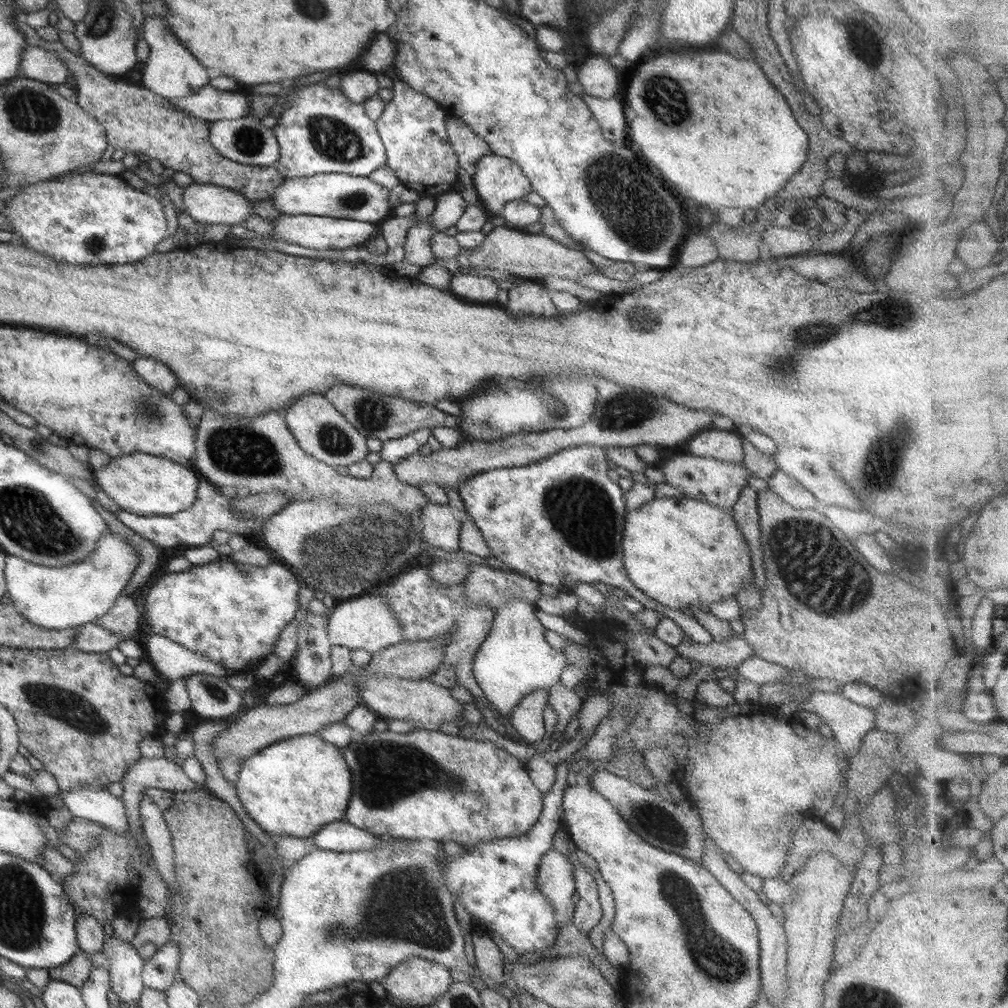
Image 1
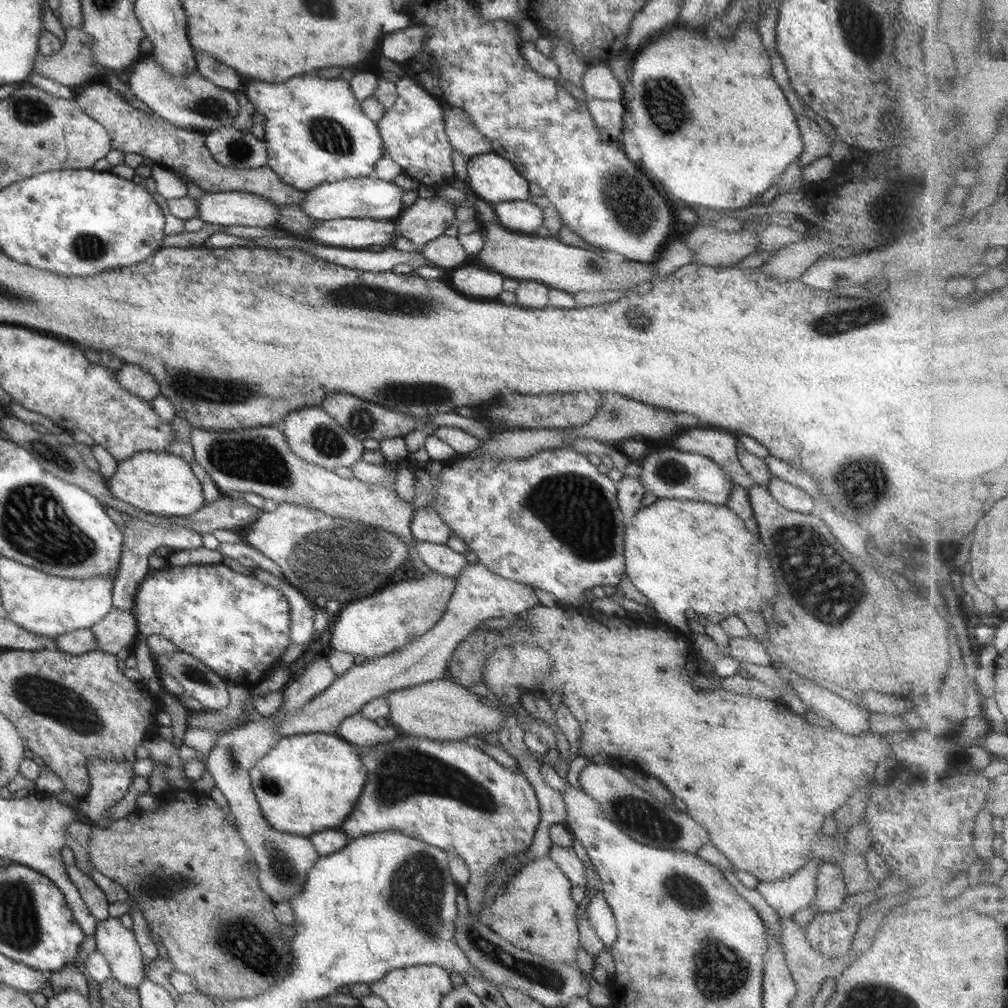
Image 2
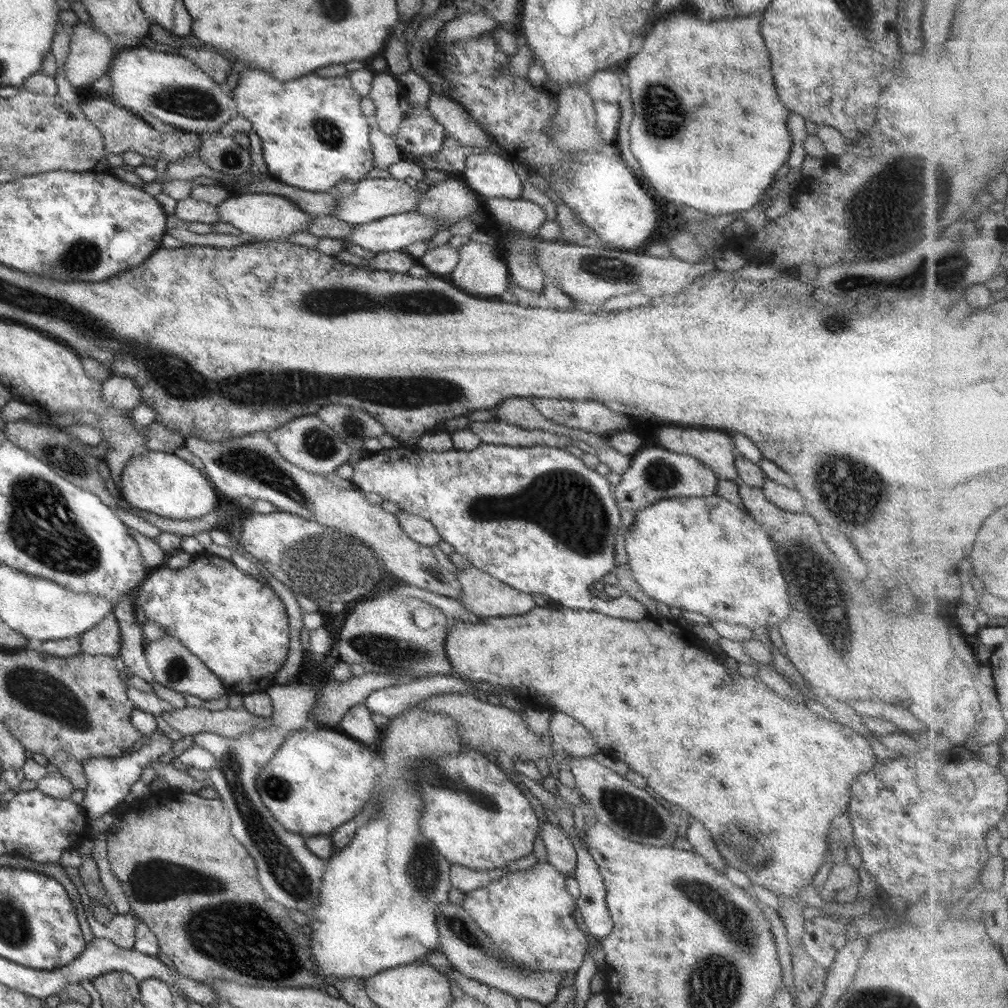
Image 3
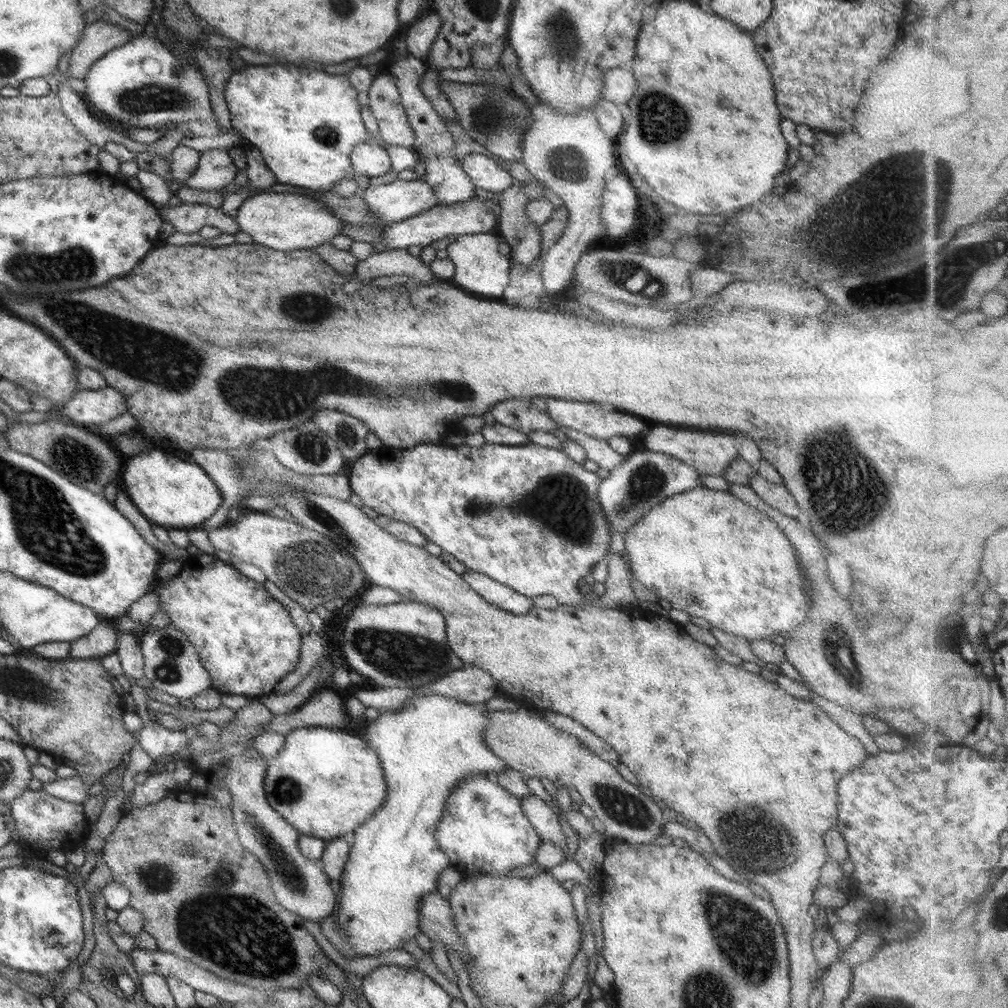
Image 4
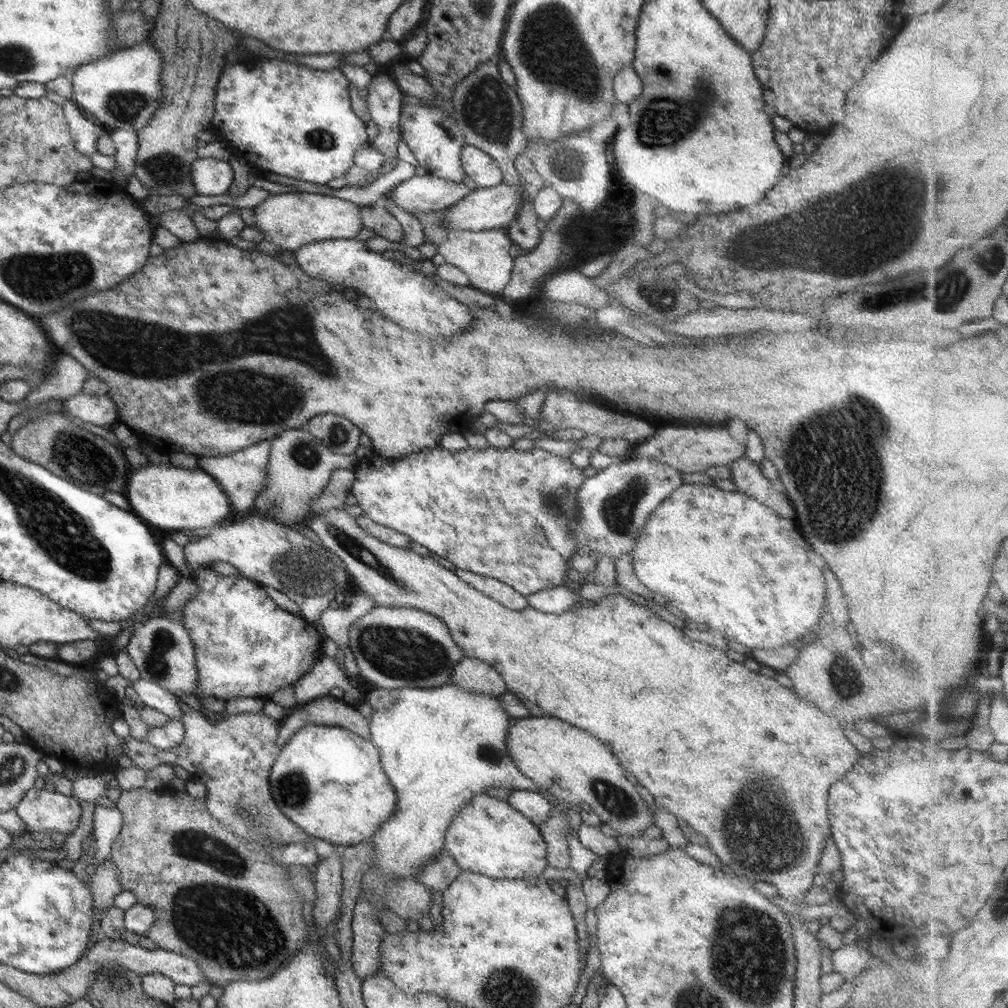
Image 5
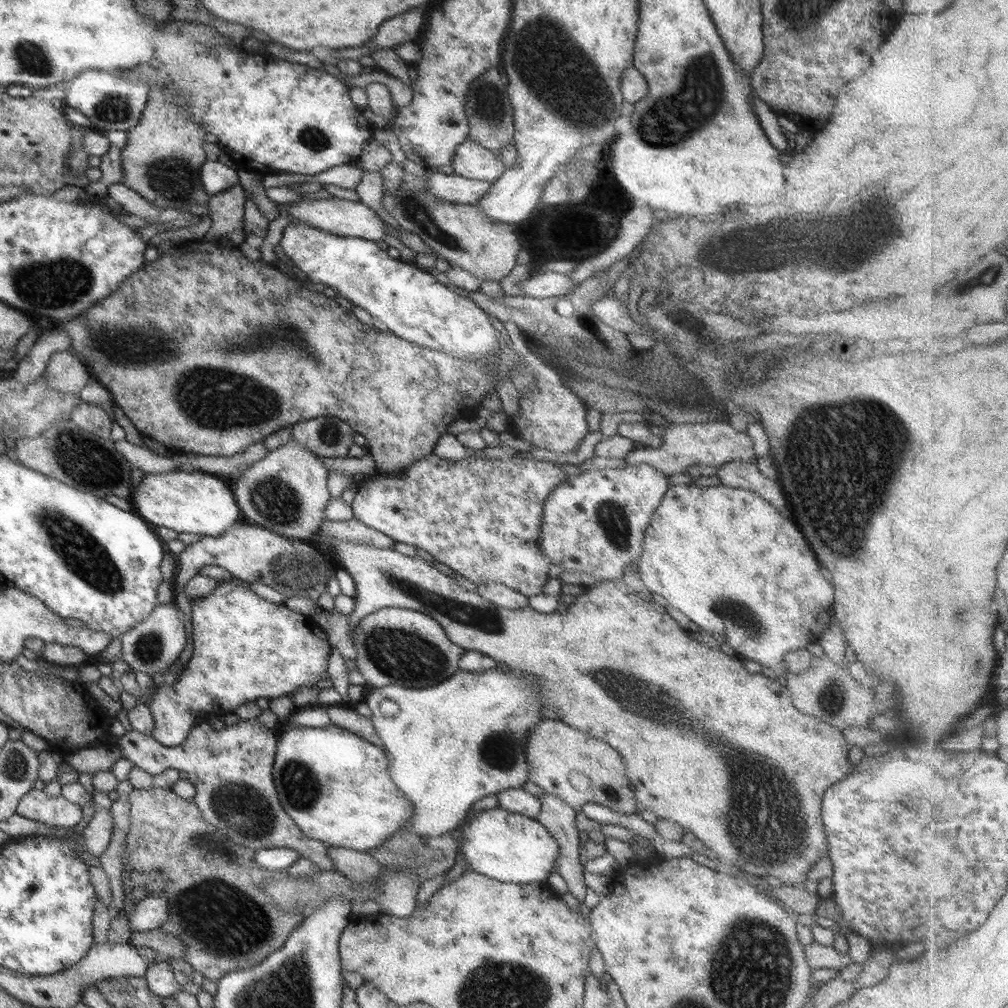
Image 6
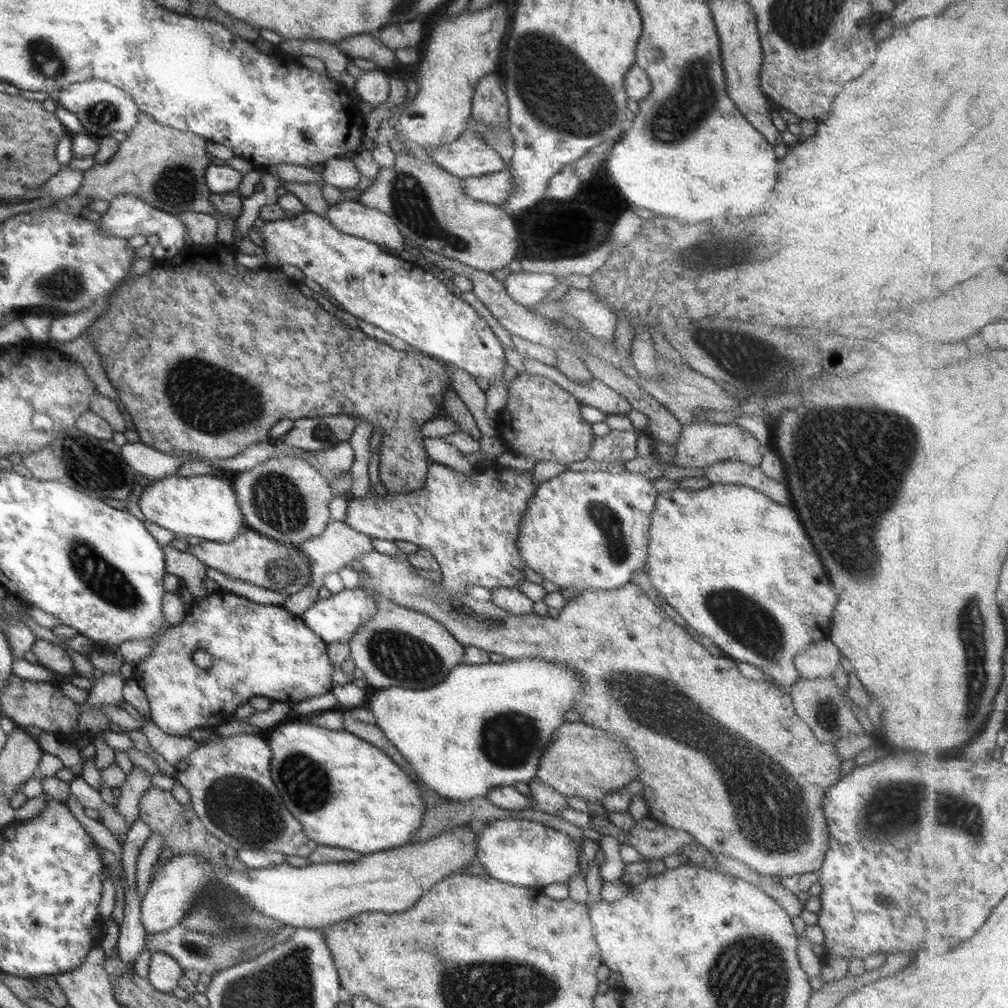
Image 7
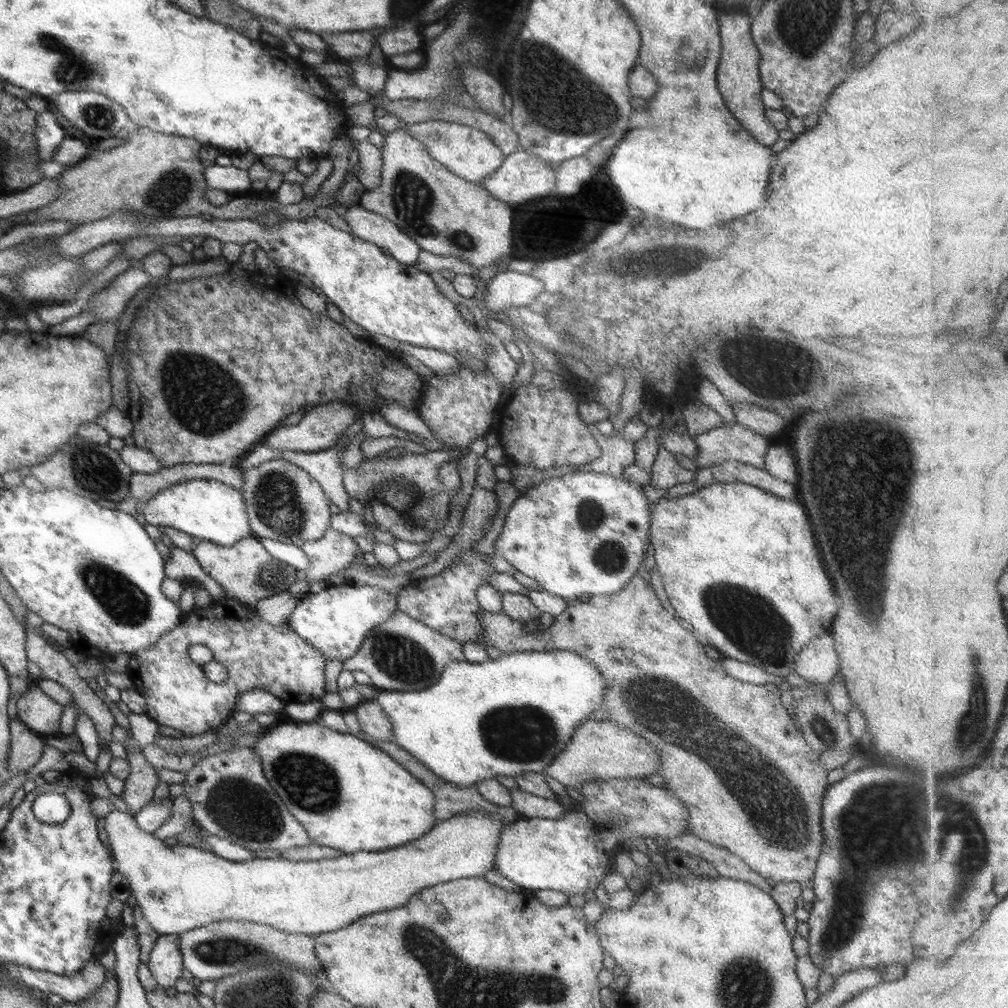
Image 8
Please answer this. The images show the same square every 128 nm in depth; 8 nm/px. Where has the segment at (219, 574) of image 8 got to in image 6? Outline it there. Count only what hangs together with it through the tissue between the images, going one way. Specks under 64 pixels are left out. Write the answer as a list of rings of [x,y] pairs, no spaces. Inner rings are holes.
[[[238,522],[215,538],[200,536],[198,541],[185,546],[176,559],[179,568],[173,580],[173,603],[183,614],[185,623],[191,622],[191,600],[184,588],[203,566],[217,566],[226,570],[232,577],[248,583],[262,582],[280,592],[285,599],[310,598],[315,604],[319,594],[326,590],[328,576],[335,572],[332,562],[323,558],[310,542],[285,538],[260,526]]]

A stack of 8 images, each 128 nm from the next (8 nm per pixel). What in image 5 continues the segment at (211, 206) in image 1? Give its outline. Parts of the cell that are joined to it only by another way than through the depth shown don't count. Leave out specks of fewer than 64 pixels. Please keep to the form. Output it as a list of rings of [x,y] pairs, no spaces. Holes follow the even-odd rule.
[[[298,191],[269,194],[261,203],[251,206],[255,226],[264,240],[293,252],[305,243],[325,239],[353,239],[364,227],[359,218],[360,208],[337,197]]]

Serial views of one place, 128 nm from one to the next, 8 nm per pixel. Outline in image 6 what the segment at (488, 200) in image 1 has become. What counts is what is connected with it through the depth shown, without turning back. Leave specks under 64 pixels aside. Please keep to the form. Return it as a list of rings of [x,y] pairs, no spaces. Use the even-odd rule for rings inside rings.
[[[466,138],[453,149],[448,172],[466,179],[493,183],[506,166],[491,151]]]

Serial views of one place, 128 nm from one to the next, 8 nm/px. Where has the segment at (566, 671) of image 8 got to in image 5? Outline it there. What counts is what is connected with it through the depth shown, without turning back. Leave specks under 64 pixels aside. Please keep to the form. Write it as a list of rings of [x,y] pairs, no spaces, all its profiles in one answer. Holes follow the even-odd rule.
[[[451,682],[437,687],[428,689],[410,689],[409,687],[398,689],[374,689],[365,696],[365,703],[369,704],[372,710],[371,719],[369,723],[369,730],[371,741],[379,751],[380,765],[389,779],[391,786],[396,792],[397,802],[394,813],[378,828],[378,831],[371,836],[371,842],[374,844],[374,864],[370,867],[375,867],[380,870],[380,873],[386,878],[394,879],[395,877],[411,877],[415,879],[414,874],[418,871],[427,859],[430,859],[435,853],[444,846],[444,834],[448,829],[452,818],[458,813],[458,810],[469,802],[474,796],[483,794],[487,788],[507,788],[515,790],[537,791],[536,784],[529,780],[521,771],[515,766],[512,758],[508,753],[508,728],[510,727],[510,716],[505,713],[497,696],[483,696],[483,694],[473,694],[473,692],[465,692],[463,688],[452,685]]]

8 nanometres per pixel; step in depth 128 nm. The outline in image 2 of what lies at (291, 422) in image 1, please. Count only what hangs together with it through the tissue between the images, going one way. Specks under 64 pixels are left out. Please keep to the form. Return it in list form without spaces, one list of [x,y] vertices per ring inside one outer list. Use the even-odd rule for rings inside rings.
[[[310,406],[288,413],[278,426],[281,434],[285,437],[285,445],[297,459],[327,470],[340,467],[350,468],[357,460],[361,459],[364,451],[361,442],[337,426],[334,420],[327,417],[325,411],[319,406]]]

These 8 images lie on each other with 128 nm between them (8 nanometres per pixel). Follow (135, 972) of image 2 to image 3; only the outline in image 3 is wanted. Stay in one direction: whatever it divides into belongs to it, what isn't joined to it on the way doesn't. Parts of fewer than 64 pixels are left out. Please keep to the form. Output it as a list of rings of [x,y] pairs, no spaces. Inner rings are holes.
[[[63,867],[68,879],[75,885],[78,895],[80,896],[81,906],[89,923],[89,929],[94,938],[101,940],[111,940],[115,946],[122,949],[131,949],[134,946],[135,922],[133,922],[132,913],[113,915],[108,924],[97,923],[91,915],[89,908],[89,897],[83,888],[78,868]]]

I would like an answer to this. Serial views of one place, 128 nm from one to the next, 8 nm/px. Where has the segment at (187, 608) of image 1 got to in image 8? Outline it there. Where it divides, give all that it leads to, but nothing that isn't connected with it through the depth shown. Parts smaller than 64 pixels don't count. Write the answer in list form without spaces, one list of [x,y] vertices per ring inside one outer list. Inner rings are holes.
[[[231,598],[212,601],[205,608],[192,609],[175,628],[168,630],[159,640],[135,654],[130,655],[127,674],[135,691],[145,700],[146,715],[155,723],[179,730],[184,736],[197,736],[204,732],[216,731],[221,723],[230,718],[232,706],[239,694],[250,688],[266,690],[283,704],[309,703],[321,699],[323,689],[323,668],[326,658],[306,644],[287,625],[265,624],[254,610],[237,604]],[[193,644],[206,646],[213,655],[212,660],[226,668],[228,677],[221,683],[213,683],[205,678],[202,668],[193,664],[187,654]]]

